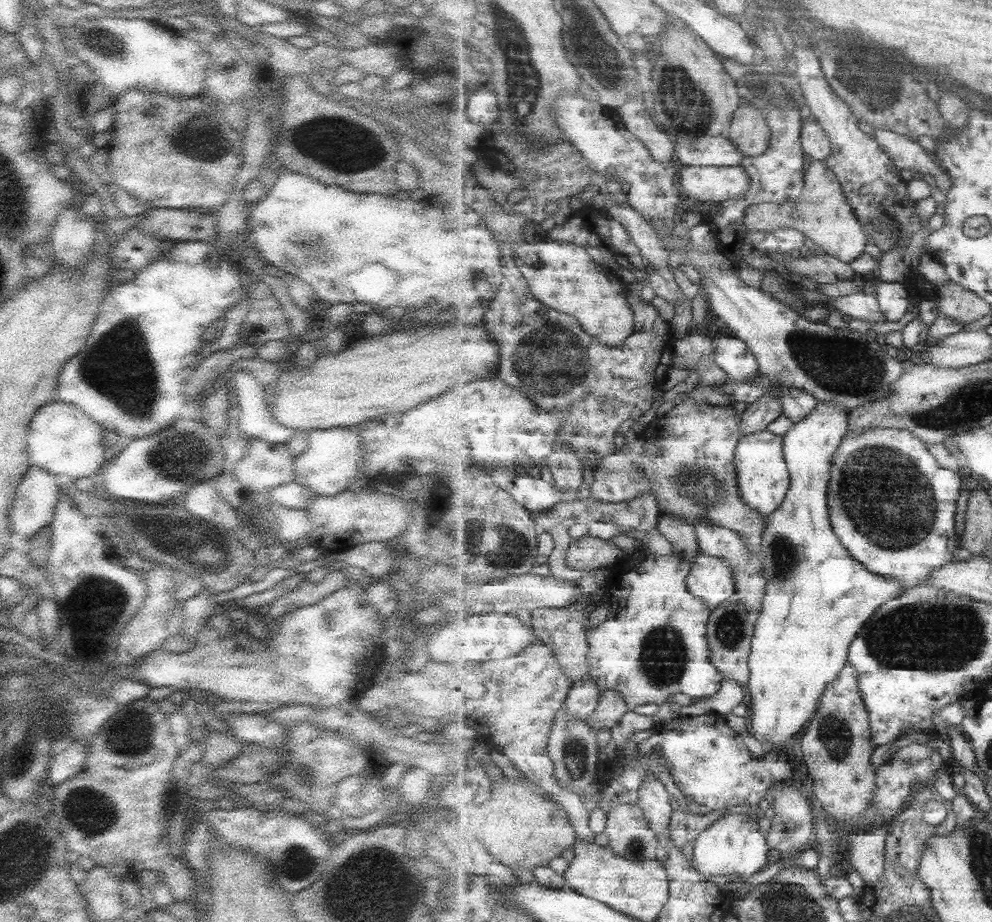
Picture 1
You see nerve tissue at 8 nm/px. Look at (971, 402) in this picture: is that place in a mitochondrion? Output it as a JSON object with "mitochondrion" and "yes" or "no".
{"mitochondrion":"yes"}

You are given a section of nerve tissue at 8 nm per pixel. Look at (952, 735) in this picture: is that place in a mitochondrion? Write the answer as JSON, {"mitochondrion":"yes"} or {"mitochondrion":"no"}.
{"mitochondrion":"no"}

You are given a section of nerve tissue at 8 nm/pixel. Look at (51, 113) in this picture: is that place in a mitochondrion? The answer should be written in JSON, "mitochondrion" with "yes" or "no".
{"mitochondrion":"no"}

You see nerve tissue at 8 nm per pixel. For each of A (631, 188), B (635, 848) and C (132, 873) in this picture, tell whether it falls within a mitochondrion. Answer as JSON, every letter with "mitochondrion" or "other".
{"A":"other","B":"mitochondrion","C":"other"}

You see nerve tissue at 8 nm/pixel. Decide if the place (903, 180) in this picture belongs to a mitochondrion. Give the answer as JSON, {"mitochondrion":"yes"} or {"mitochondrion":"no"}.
{"mitochondrion":"no"}

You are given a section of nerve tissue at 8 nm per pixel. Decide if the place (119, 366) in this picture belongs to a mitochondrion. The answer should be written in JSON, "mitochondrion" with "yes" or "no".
{"mitochondrion":"yes"}

